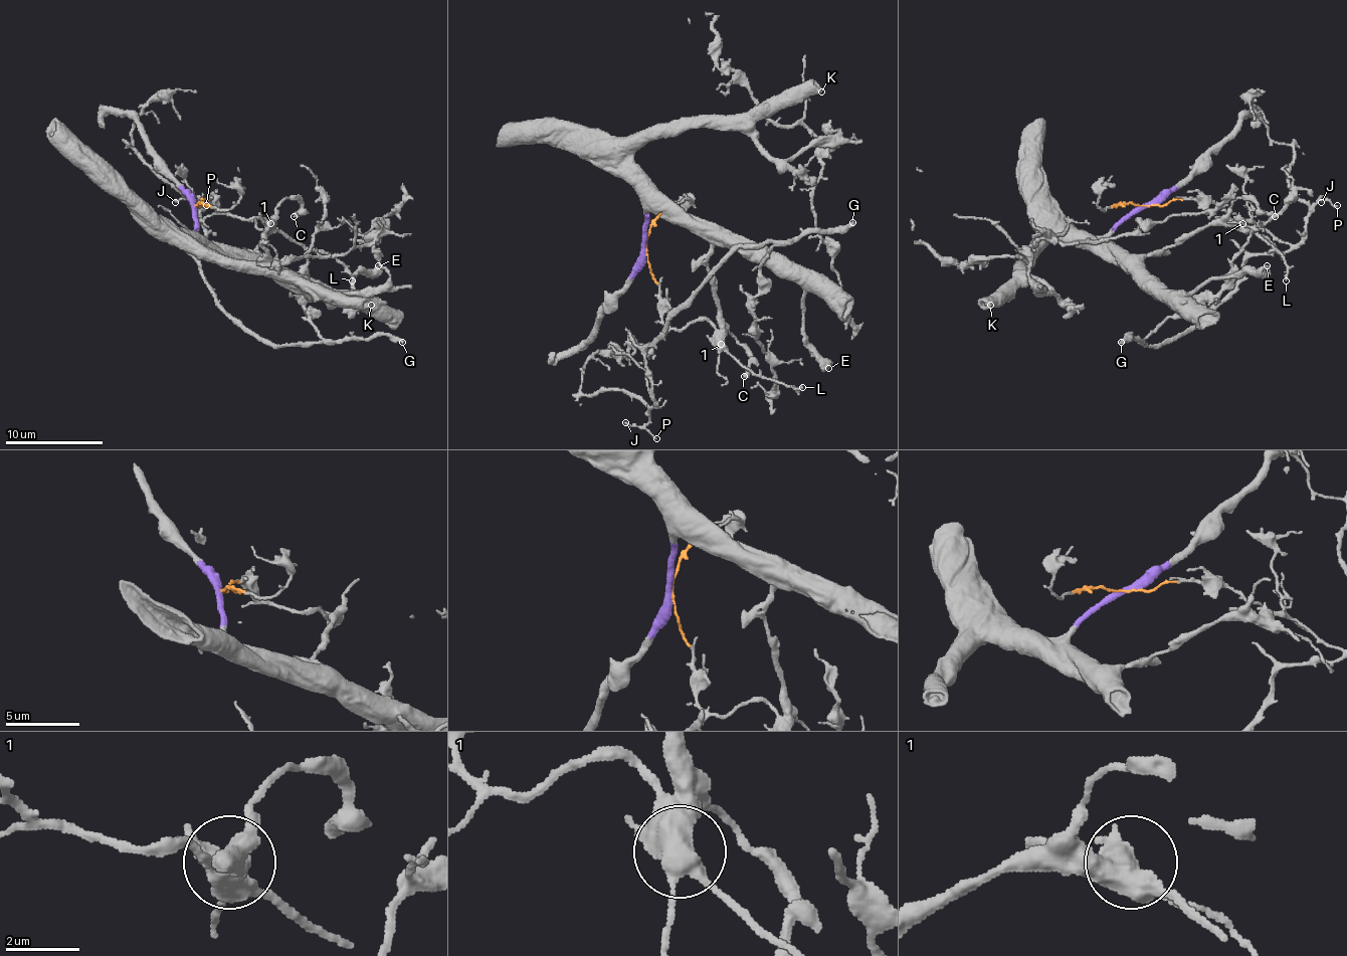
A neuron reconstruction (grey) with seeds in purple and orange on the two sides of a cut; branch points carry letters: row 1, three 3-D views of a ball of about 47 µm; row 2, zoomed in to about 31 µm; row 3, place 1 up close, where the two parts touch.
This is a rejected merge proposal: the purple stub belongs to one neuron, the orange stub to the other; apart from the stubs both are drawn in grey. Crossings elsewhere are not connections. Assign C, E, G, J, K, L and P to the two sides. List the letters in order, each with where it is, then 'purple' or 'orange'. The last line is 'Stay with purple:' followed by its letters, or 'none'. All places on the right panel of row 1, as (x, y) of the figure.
C: place (1275, 216); purple
E: place (1267, 265); purple
G: place (1121, 342); orange
J: place (1321, 202); orange
K: place (990, 305); purple
L: place (1286, 280); orange
P: place (1337, 205); orange
Stay with purple: C, E, K

